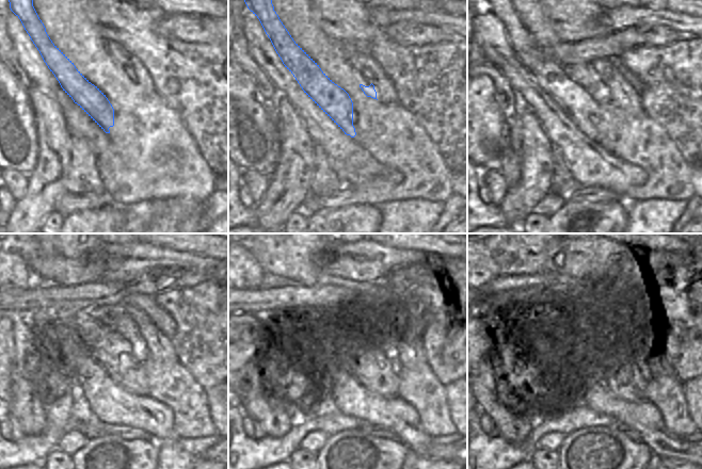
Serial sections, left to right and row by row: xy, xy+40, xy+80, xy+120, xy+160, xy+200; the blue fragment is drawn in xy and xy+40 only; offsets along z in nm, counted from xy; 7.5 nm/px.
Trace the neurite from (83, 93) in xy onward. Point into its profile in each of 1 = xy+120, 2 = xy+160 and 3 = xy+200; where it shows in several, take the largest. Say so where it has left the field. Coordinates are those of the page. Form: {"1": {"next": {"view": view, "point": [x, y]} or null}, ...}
{"1": {"next": {"view": "xy+120", "point": [118, 349]}}, "2": {"next": {"view": "xy+160", "point": [369, 365]}}, "3": {"next": {"view": "xy+200", "point": [623, 377]}}}

